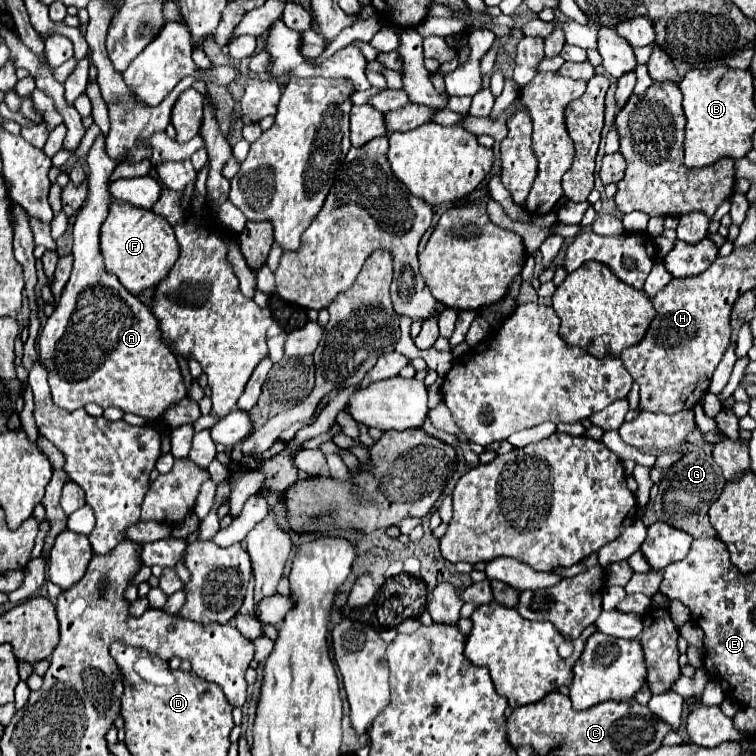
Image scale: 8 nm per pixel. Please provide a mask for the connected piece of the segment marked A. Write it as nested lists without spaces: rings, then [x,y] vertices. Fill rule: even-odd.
[[[100,134],[86,156],[88,196],[72,226],[74,268],[52,316],[40,330],[38,354],[48,368],[56,406],[72,412],[88,402],[96,402],[102,408],[116,406],[146,420],[156,420],[172,404],[186,398],[186,386],[176,356],[162,340],[158,318],[114,274],[104,270],[100,226],[112,204],[110,176],[116,168],[116,162],[106,154],[104,140],[106,136]]]

